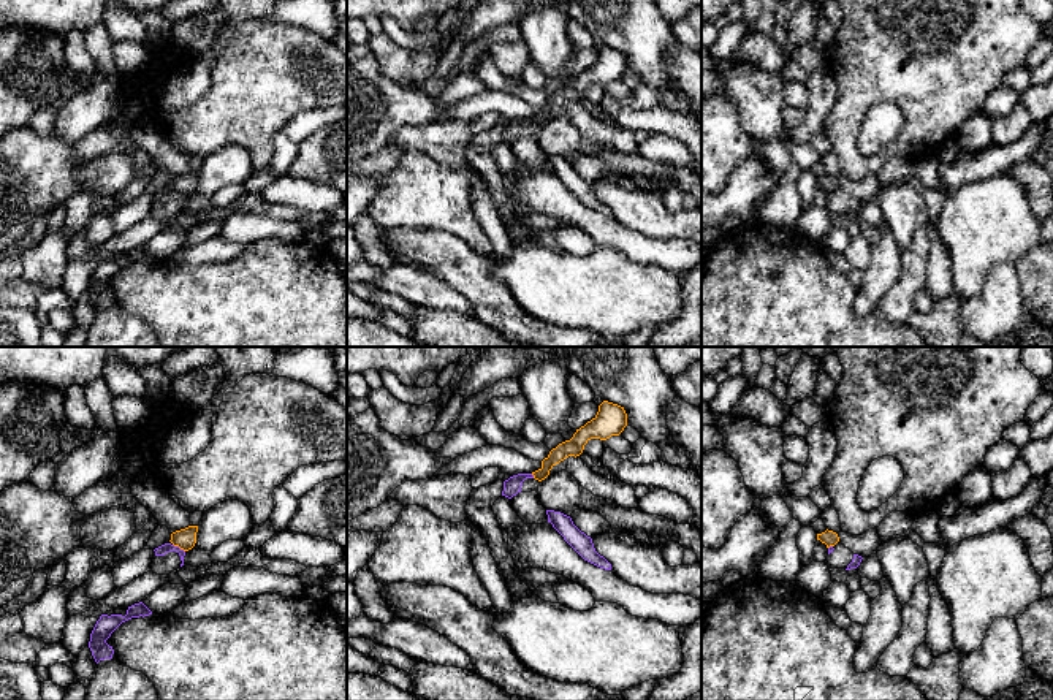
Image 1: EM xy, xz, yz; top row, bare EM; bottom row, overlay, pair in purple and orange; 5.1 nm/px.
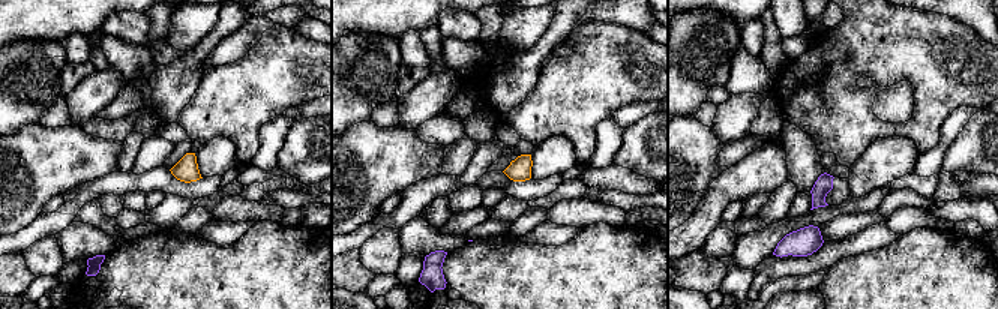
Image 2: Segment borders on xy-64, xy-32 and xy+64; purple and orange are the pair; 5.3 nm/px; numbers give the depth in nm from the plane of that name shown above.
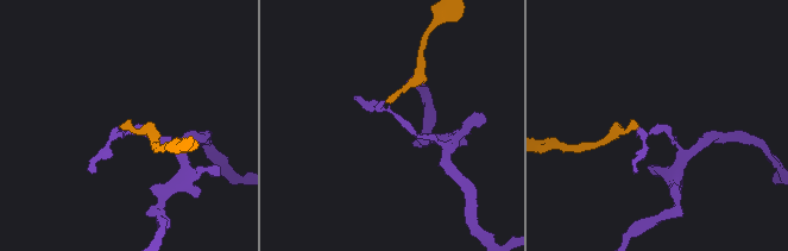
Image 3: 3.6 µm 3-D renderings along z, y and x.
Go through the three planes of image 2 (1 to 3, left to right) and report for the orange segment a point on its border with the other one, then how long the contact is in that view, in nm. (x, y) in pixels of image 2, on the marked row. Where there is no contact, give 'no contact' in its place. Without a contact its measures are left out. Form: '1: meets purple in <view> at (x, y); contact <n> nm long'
1: no contact
2: no contact
3: no contact

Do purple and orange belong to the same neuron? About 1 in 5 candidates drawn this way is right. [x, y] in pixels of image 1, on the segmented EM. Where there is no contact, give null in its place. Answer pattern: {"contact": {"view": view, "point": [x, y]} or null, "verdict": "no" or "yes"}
{"contact": {"view": "xy", "point": [178, 547]}, "verdict": "no"}

